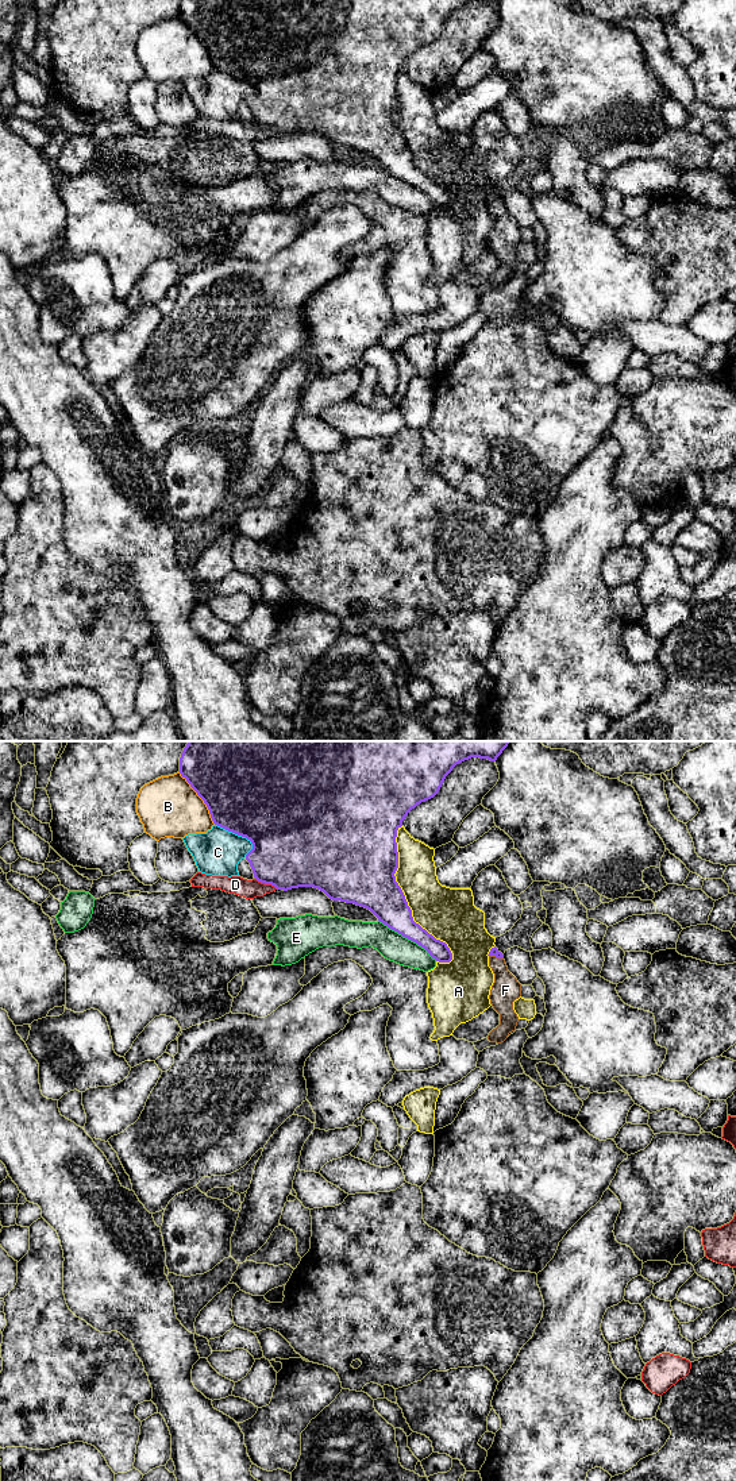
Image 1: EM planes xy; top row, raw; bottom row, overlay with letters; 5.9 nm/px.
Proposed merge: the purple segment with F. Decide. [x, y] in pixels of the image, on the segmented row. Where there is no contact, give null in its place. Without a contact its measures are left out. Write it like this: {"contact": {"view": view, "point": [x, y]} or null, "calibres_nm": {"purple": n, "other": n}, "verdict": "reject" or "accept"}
{"contact": {"view": "xy", "point": [496, 956]}, "calibres_nm": {"purple": 50, "other": 170}, "verdict": "accept"}

